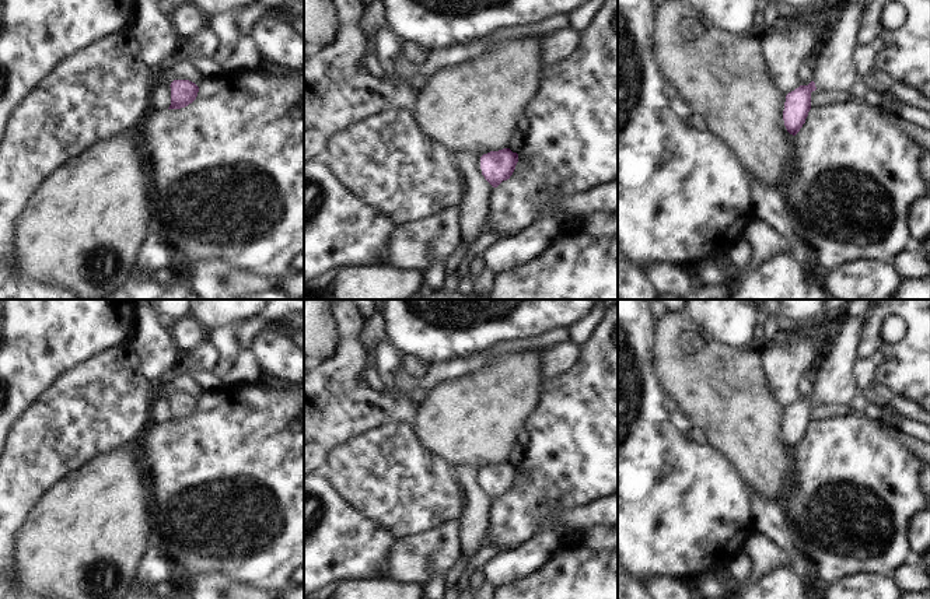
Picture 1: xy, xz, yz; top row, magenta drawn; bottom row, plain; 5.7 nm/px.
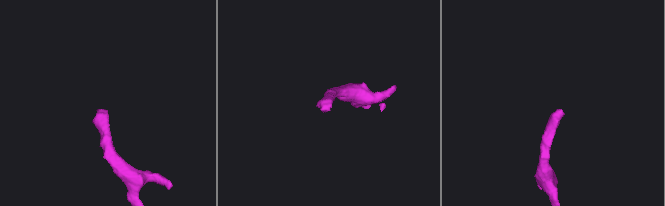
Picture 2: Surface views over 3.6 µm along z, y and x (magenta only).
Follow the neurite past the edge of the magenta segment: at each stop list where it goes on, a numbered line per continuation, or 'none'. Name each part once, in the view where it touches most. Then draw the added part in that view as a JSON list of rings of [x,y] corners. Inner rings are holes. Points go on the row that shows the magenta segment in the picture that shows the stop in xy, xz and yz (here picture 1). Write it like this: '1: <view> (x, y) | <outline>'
1: yz (835, 70) | [[[871,1],[847,3],[832,25],[828,45],[814,67],[817,90],[849,91],[860,80],[853,52],[859,46],[860,28]]]

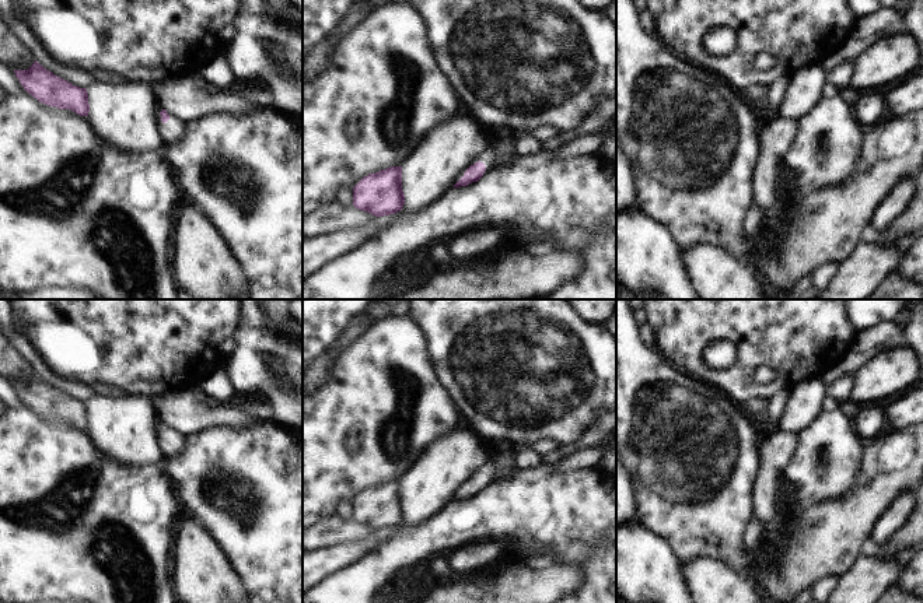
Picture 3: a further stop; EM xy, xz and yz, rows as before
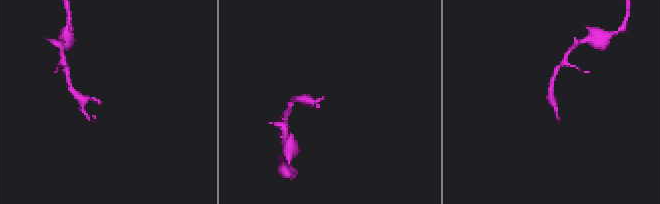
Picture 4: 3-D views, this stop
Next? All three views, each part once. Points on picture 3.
1: xy (174, 132) | [[[169,119],[164,123],[162,132],[167,146],[175,146],[178,143],[182,143],[183,137],[186,136],[188,126],[182,122],[172,122]]]

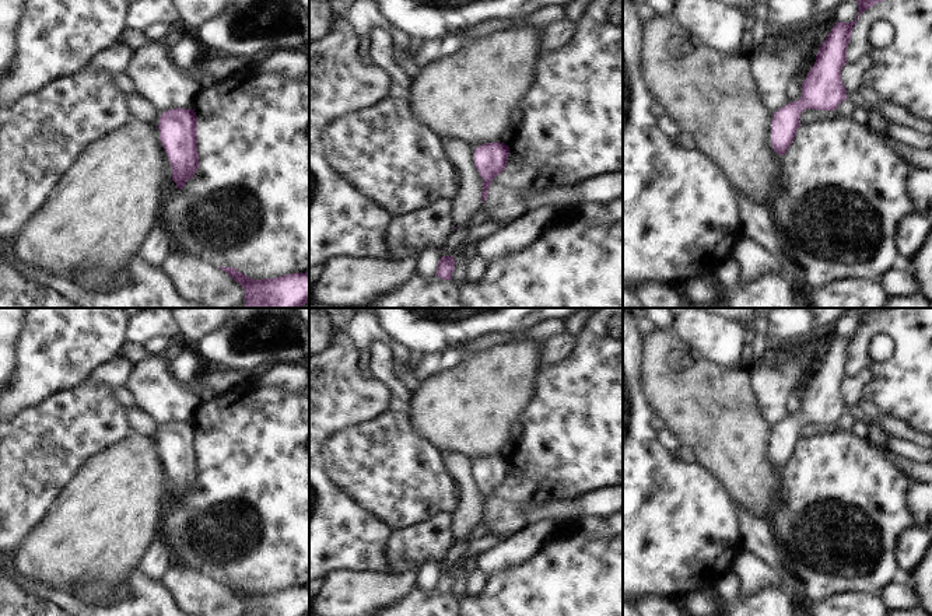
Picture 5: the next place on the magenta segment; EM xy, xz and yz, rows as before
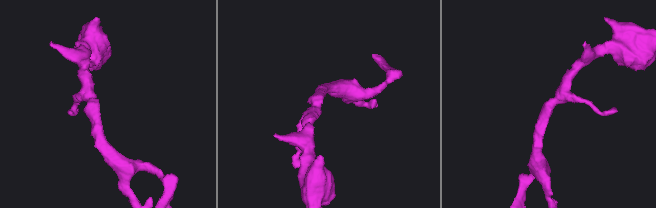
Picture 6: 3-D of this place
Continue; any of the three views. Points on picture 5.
none

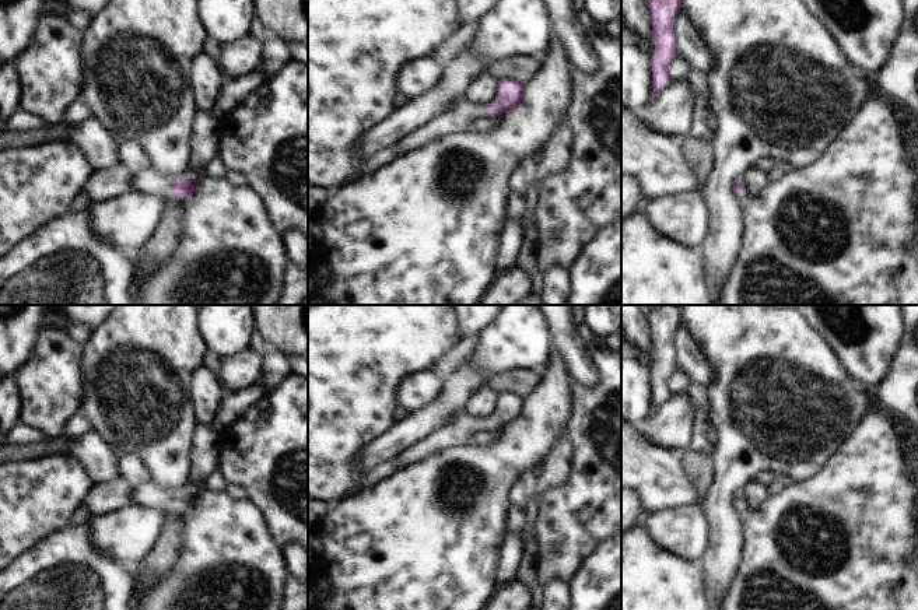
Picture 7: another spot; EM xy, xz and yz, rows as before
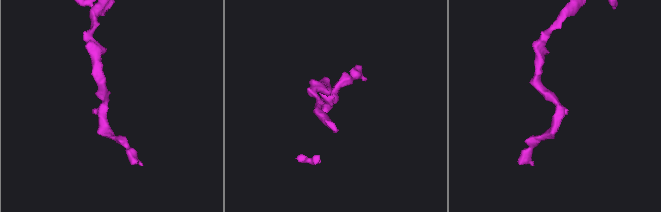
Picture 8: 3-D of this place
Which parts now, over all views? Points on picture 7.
1: xy (151, 182) | [[[150,168],[136,175],[134,190],[158,197],[174,197],[172,183],[175,179],[168,178],[160,171]]]

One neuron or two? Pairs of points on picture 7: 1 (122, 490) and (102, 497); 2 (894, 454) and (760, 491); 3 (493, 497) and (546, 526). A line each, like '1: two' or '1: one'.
1: one
2: two
3: two

